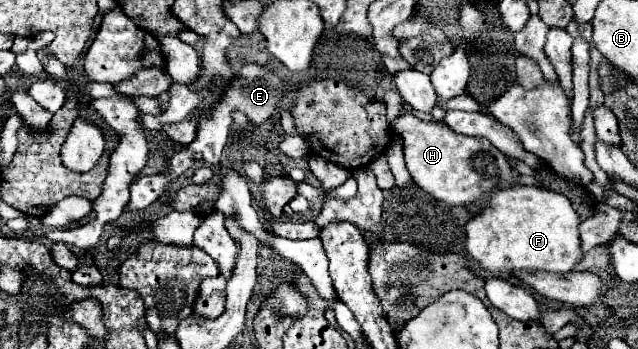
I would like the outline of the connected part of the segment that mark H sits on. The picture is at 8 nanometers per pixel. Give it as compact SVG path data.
M404 113L400 115L394 123L392 129L396 133L402 135L404 139L404 161L408 167L410 177L414 179L414 183L428 191L430 195L434 195L436 199L448 203L448 205L468 205L476 199L480 199L482 195L488 195L494 191L494 187L498 189L500 185L508 185L514 181L514 169L512 163L508 161L508 157L504 157L492 143L488 143L488 139L480 139L480 137L464 137L456 131L452 131L444 121L422 121L412 113Z

